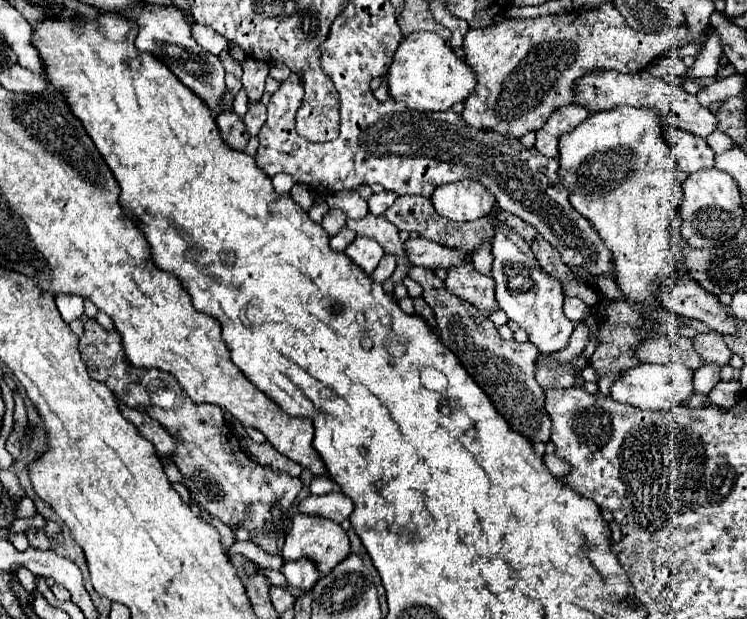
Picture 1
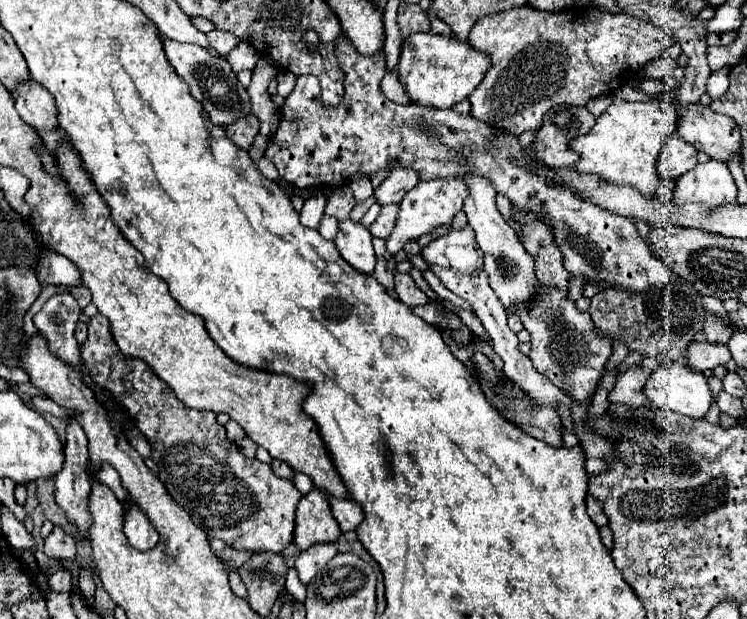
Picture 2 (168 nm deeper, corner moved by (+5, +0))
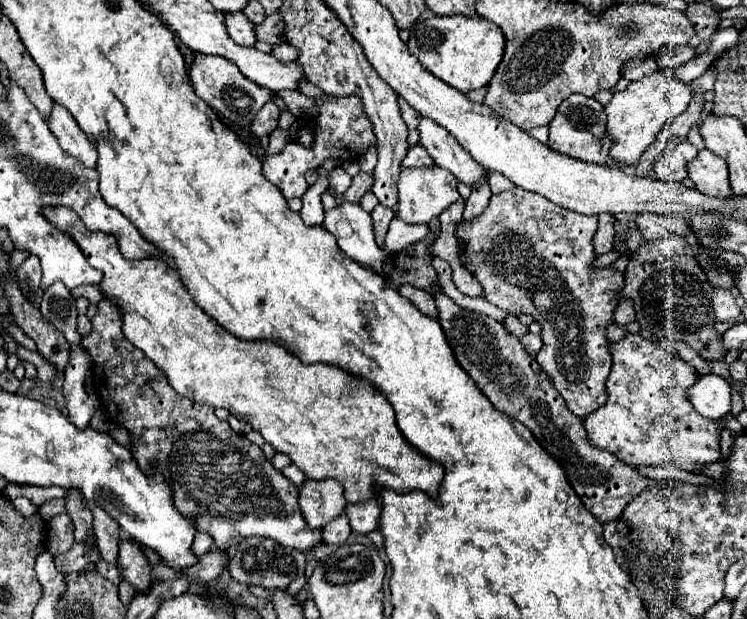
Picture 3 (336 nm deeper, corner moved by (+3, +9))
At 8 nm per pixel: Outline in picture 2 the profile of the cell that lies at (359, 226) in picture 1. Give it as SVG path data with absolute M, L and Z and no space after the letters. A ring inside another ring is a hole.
M395 273L395 293L397 293L399 301L403 301L409 307L427 305L427 301L429 301L429 297L417 289L417 285L413 283L413 279L407 273Z

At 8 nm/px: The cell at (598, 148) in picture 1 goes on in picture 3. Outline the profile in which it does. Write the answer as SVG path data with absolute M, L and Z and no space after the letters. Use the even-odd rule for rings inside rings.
M659 70L651 76L645 76L639 82L631 82L625 90L615 92L613 100L605 106L607 114L607 134L613 142L609 150L609 158L617 162L627 162L629 166L637 166L643 152L657 140L657 132L665 124L669 124L673 118L677 118L681 112L685 112L689 104L691 88L685 84L679 84L671 70Z

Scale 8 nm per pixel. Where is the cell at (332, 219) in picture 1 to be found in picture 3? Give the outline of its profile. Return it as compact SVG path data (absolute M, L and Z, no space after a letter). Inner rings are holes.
M359 172L359 174L353 178L349 190L341 196L341 200L355 204L355 202L361 200L361 196L363 196L365 192L371 190L371 186L373 186L373 178L371 178L369 174L365 174L365 172Z

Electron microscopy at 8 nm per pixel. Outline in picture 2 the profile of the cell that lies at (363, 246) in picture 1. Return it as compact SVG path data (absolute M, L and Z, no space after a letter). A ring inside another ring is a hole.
M351 219L339 221L339 233L335 237L335 245L339 255L357 271L371 275L375 269L375 251L371 243L371 233Z

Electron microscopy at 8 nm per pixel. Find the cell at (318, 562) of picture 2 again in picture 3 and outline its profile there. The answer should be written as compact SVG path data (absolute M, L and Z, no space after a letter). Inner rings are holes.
M341 514L339 518L331 520L325 528L323 528L323 544L345 544L347 538L351 534L351 526L345 514Z

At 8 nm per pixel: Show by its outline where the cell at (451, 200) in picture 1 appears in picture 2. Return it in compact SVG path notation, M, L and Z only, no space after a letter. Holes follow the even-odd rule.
M431 179L431 181L419 181L411 191L405 193L405 197L399 203L397 223L387 239L387 251L397 253L403 249L403 245L409 239L419 239L425 233L431 233L435 227L445 225L449 227L455 213L463 209L463 201L467 197L467 187L459 179Z

